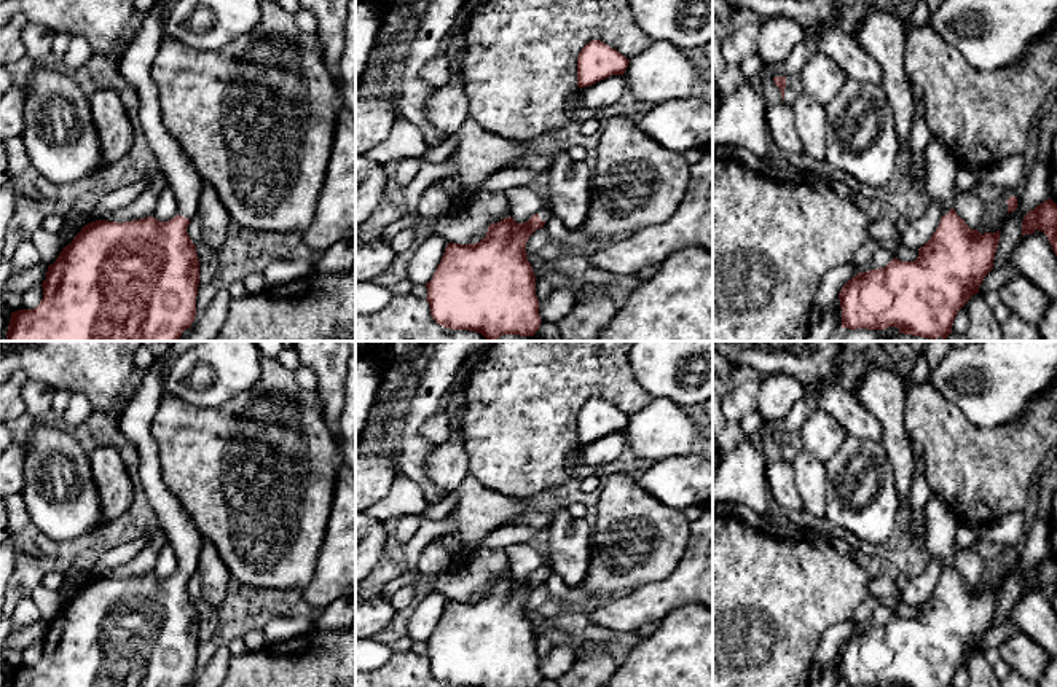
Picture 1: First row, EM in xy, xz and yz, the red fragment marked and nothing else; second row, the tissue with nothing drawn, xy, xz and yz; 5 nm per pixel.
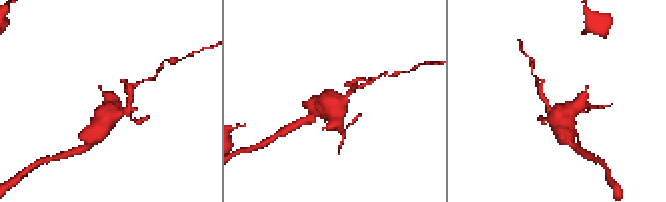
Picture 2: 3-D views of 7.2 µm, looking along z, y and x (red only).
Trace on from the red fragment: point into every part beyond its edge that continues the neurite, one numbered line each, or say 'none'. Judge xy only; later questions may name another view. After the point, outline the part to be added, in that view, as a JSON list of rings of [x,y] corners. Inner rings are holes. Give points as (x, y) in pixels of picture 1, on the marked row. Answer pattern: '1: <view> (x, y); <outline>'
1: xy (136, 61); [[[155,0],[140,32],[132,40],[128,40],[120,70],[139,94],[139,123],[156,155],[161,174],[167,179],[175,194],[177,215],[193,218],[198,212],[204,180],[177,140],[164,128],[158,89],[150,75],[151,61],[164,40],[161,18],[166,3],[167,0]]]

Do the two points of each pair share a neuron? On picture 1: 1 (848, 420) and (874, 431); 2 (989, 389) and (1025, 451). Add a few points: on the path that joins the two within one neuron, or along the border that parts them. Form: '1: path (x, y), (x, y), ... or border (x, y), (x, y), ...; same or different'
1: path (855, 420), (868, 427); same
2: border (1037, 397), (1011, 421), (984, 427), (970, 421); different

